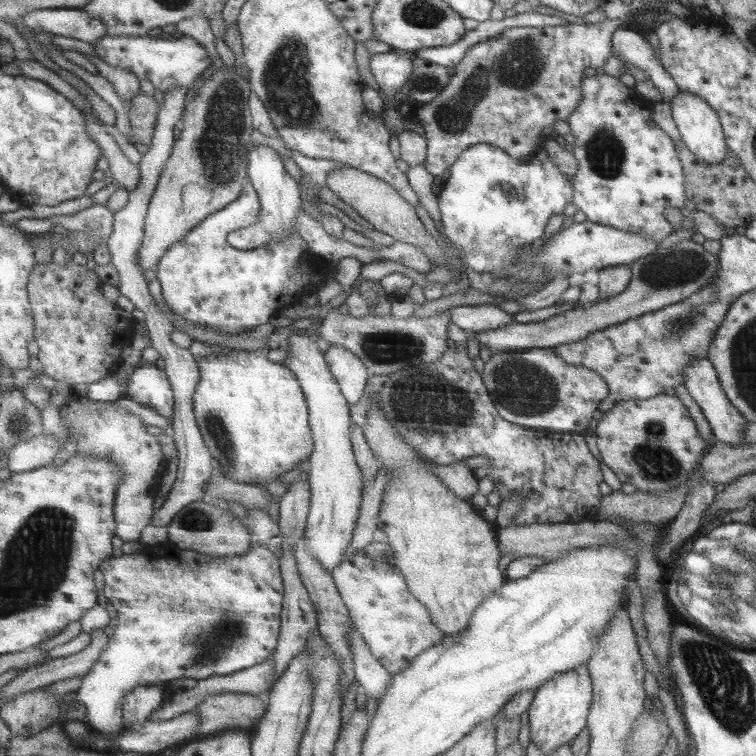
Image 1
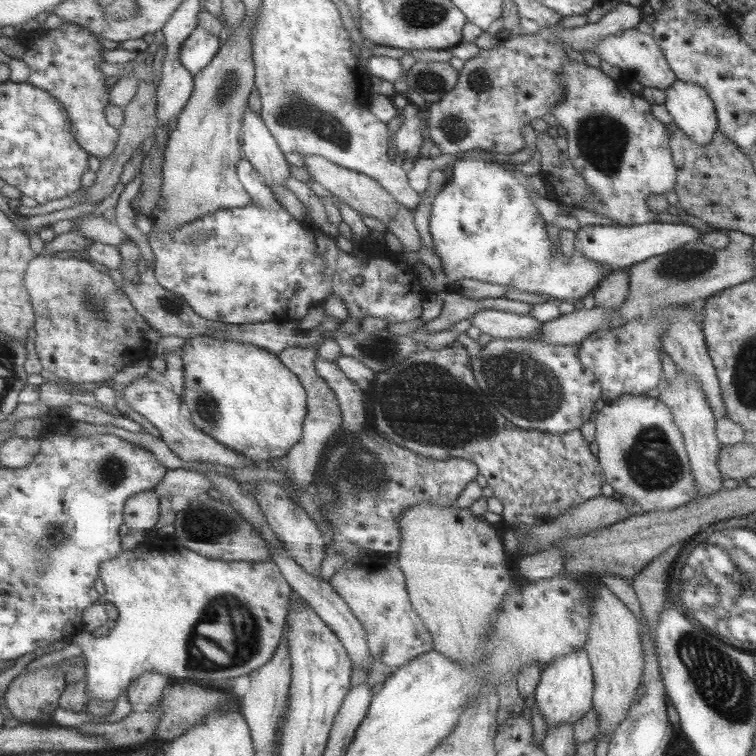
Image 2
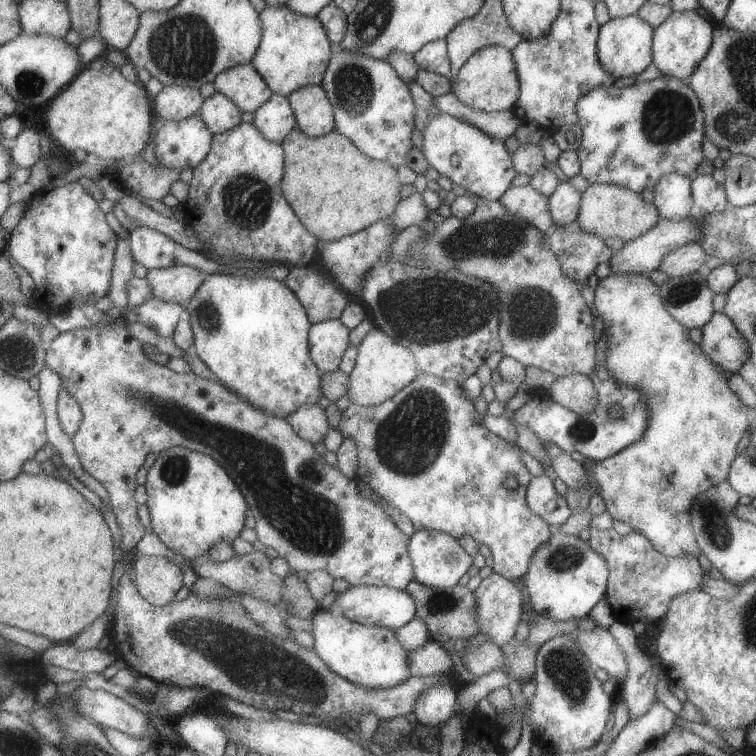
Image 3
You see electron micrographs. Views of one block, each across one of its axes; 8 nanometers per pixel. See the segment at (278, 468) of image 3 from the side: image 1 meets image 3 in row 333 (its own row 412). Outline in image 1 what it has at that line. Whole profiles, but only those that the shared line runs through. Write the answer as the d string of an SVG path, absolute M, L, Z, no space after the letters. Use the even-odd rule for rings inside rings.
M78 398L77 402L63 403L60 406L66 420L70 440L77 446L75 455L101 455L111 457L115 465L123 471L123 482L117 486L115 498L115 519L117 519L117 536L125 542L139 541L143 531L153 522L155 516L155 498L160 492L161 480L157 480L166 467L166 457L158 436L153 436L145 430L141 420L113 404Z

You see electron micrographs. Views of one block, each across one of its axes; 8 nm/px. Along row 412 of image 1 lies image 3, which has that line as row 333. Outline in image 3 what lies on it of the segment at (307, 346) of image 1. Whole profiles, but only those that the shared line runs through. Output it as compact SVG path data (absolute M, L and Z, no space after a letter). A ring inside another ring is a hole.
M341 319L312 323L311 354L321 373L340 369L342 358L351 346L349 334L351 329Z

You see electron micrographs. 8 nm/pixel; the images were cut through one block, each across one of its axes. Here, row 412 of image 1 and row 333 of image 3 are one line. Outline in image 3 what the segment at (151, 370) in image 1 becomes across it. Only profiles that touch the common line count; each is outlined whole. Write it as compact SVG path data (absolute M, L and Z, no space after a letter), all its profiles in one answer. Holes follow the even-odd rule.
M157 296L133 308L138 312L138 322L156 330L159 335L173 338L180 320L187 316L187 308L178 302L167 302Z

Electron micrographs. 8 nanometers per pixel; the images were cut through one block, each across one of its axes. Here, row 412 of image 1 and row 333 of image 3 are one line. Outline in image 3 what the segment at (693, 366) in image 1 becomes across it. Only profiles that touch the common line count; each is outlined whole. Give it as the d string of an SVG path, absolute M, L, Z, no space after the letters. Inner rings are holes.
M714 313L702 326L699 346L727 374L737 373L748 357L748 344L725 313Z

